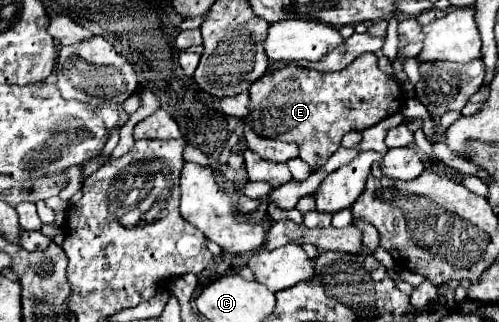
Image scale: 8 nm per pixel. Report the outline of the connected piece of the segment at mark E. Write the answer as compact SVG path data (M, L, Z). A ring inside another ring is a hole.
M367 53L359 55L349 67L337 73L319 73L315 69L305 69L297 63L279 61L271 63L265 71L263 79L257 79L249 87L249 119L255 131L259 131L261 137L267 139L279 139L279 141L291 141L299 145L299 157L311 167L321 167L341 145L341 137L349 131L365 131L367 127L373 127L375 123L383 121L385 117L397 113L405 101L405 93L401 91L399 83L385 75L377 67L377 55Z

